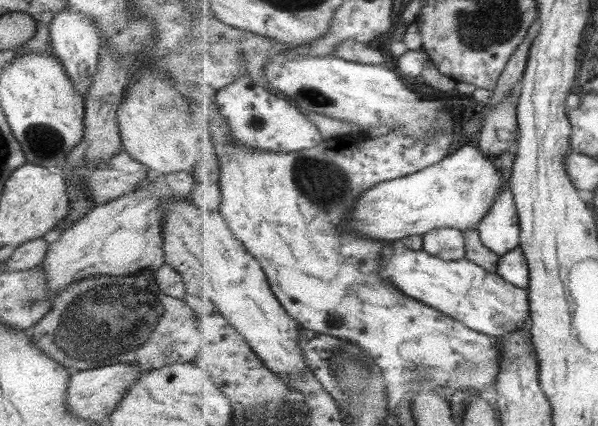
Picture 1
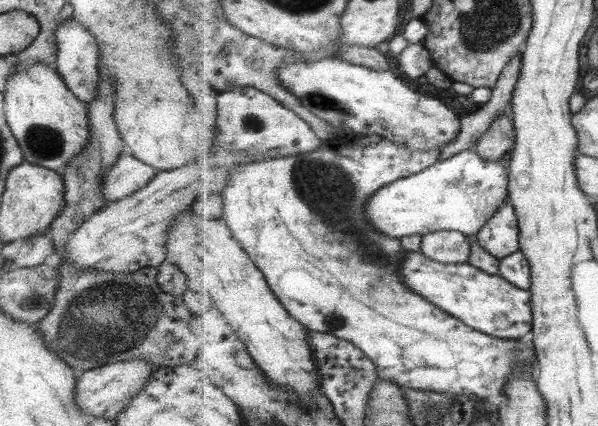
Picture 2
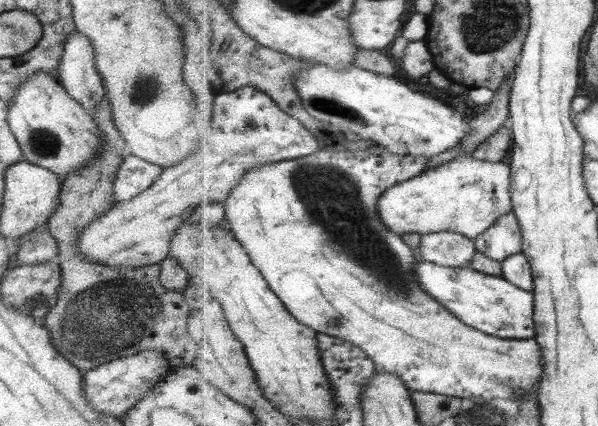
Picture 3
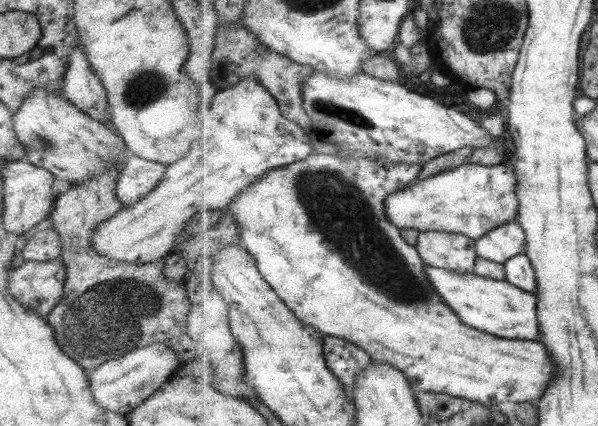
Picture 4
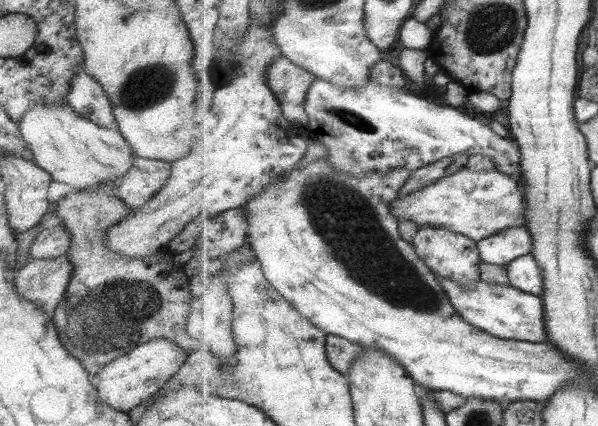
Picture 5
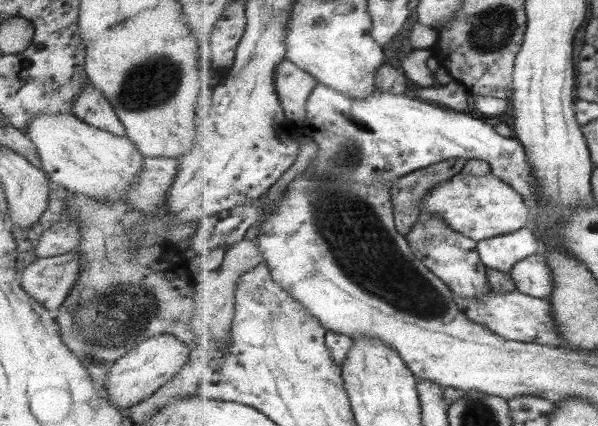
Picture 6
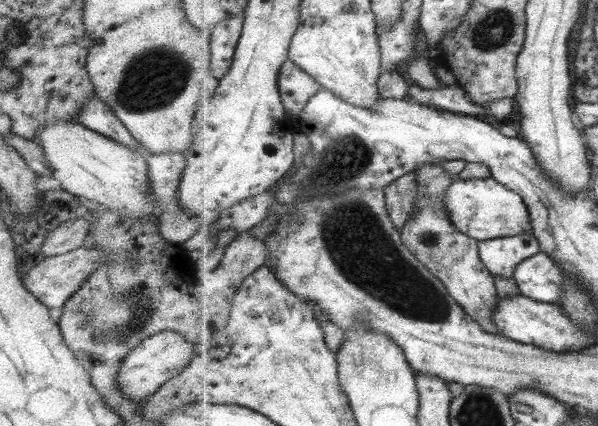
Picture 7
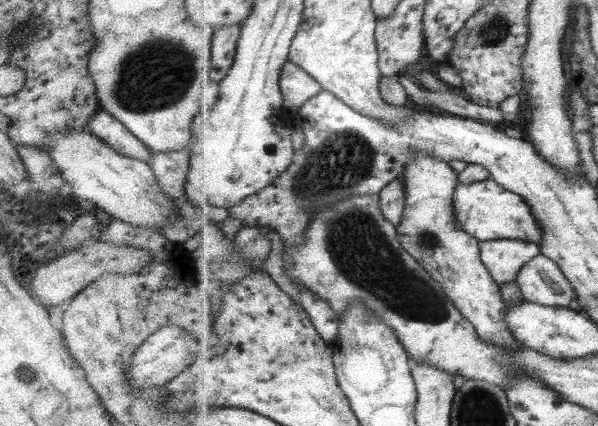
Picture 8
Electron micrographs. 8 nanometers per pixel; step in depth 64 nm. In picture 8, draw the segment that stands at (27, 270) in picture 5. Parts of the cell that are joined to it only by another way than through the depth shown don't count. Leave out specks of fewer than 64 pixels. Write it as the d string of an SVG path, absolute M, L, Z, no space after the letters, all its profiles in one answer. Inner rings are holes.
M96 239L80 245L80 248L47 260L31 274L28 292L45 307L57 306L64 310L75 298L75 295L93 281L99 279L103 273L137 273L150 262L151 254L143 248L133 248L127 244L111 244L111 242Z

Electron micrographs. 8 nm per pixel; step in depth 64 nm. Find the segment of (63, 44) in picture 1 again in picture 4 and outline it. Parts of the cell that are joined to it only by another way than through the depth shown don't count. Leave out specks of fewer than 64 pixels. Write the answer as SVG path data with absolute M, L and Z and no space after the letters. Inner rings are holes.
M81 44L71 49L67 57L65 75L62 75L61 95L73 103L80 112L102 124L109 119L106 92L99 77L89 69L87 62Z

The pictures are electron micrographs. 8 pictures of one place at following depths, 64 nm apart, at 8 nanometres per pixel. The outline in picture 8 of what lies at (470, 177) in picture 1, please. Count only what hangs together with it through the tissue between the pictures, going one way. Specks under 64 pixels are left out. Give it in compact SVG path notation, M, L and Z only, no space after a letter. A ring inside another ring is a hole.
M494 179L474 184L460 183L455 192L455 212L463 229L480 241L519 239L537 244L543 241L542 225L530 204L518 193L506 191Z

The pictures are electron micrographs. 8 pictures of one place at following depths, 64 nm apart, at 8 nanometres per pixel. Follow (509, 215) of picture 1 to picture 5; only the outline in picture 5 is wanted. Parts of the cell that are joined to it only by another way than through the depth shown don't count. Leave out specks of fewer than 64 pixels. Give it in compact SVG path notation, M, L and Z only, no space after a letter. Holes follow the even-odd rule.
M519 226L497 232L489 238L478 241L478 250L483 262L507 267L509 263L531 255L534 244L531 230Z

